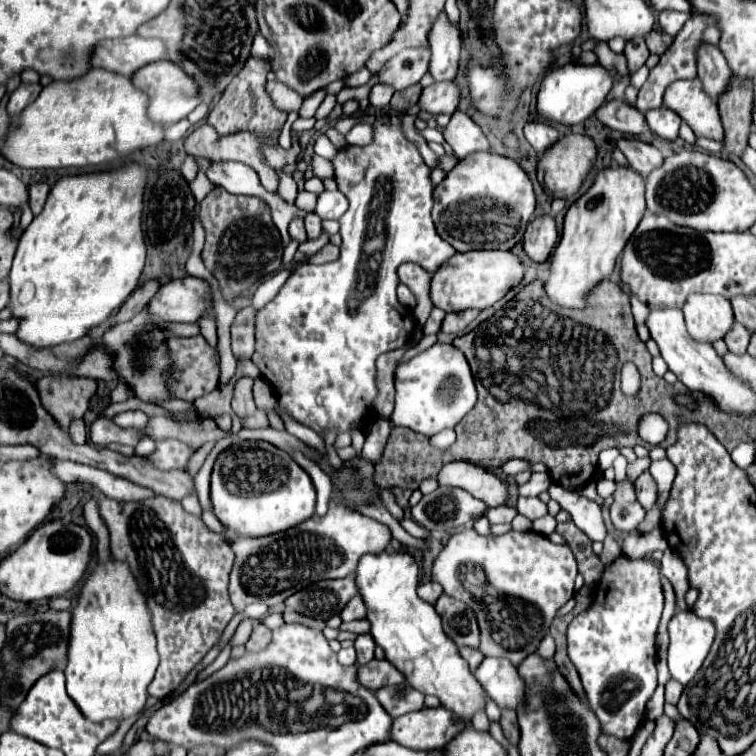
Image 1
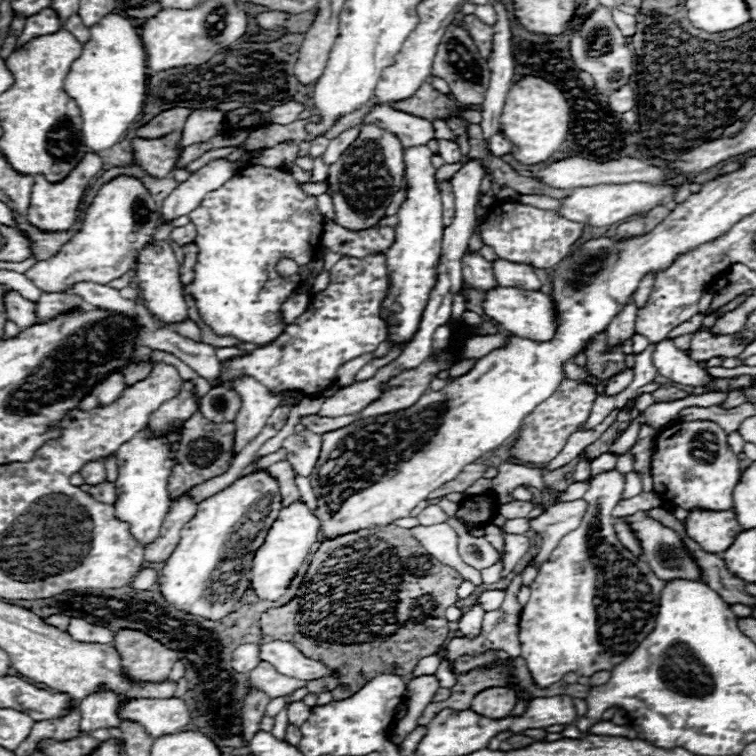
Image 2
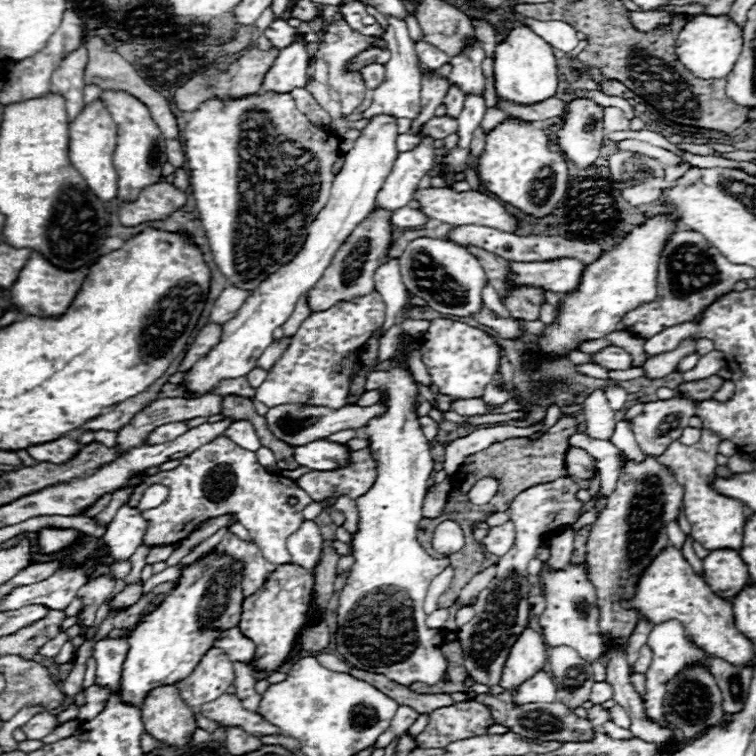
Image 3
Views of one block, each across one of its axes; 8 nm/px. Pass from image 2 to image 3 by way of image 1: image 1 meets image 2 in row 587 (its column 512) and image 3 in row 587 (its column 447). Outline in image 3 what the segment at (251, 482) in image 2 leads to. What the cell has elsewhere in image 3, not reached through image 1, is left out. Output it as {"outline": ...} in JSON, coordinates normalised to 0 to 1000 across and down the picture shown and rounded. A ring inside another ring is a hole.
{"outline":[[[283,730],[272,733],[241,757],[233,778],[222,786],[214,804],[193,815],[169,841],[169,868],[159,897],[159,926],[175,934],[188,934],[198,913],[228,907],[262,881],[270,860],[270,833],[302,833],[315,828],[320,812],[320,749],[307,738],[291,738]]]}

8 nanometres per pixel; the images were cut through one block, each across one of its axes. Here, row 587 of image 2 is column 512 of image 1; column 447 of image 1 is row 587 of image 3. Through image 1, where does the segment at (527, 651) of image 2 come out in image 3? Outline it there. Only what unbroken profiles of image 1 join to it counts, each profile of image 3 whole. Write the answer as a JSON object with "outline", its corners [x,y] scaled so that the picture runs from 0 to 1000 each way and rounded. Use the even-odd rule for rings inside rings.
{"outline":[[[749,749],[735,757],[725,757],[722,751],[714,759],[714,770],[720,775],[722,807],[714,815],[714,831],[720,849],[725,854],[754,854],[759,857],[775,876],[786,876],[796,870],[799,847],[791,833],[791,802],[788,783],[783,770],[778,767],[772,749]]]}

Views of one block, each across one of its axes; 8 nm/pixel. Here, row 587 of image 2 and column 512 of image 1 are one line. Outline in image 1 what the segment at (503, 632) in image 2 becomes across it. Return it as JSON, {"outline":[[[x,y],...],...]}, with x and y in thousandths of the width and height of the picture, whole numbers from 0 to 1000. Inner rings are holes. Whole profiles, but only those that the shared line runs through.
{"outline":[[[656,669],[656,672],[646,672],[643,675],[643,685],[648,688],[648,693],[664,693],[664,690],[677,690],[683,683],[680,672],[672,669]]]}

